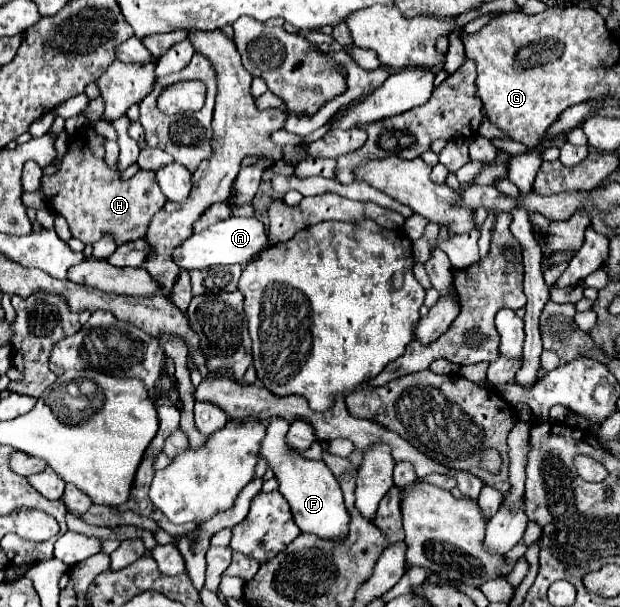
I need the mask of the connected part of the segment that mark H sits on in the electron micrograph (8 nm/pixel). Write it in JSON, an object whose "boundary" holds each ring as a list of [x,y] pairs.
{"boundary":[[[86,127],[72,137],[61,170],[51,178],[43,176],[41,180],[49,206],[67,218],[73,238],[79,238],[83,244],[95,244],[95,240],[101,240],[103,236],[113,238],[117,246],[145,238],[151,218],[167,202],[155,180],[155,172],[139,169],[131,180],[123,180],[117,172],[109,170],[103,160],[103,136]]]}

